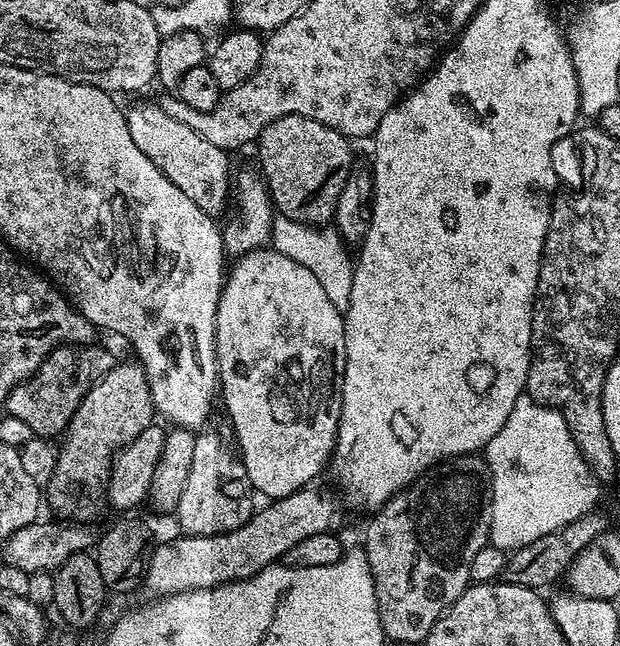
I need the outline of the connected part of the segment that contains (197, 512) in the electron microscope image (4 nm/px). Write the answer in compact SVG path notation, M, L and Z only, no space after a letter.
M196 436L193 465L190 466L189 478L182 489L181 500L176 503L174 518L180 523L184 536L214 536L242 527L250 517L249 510L240 508L232 496L224 493L220 485L220 440L216 436Z

